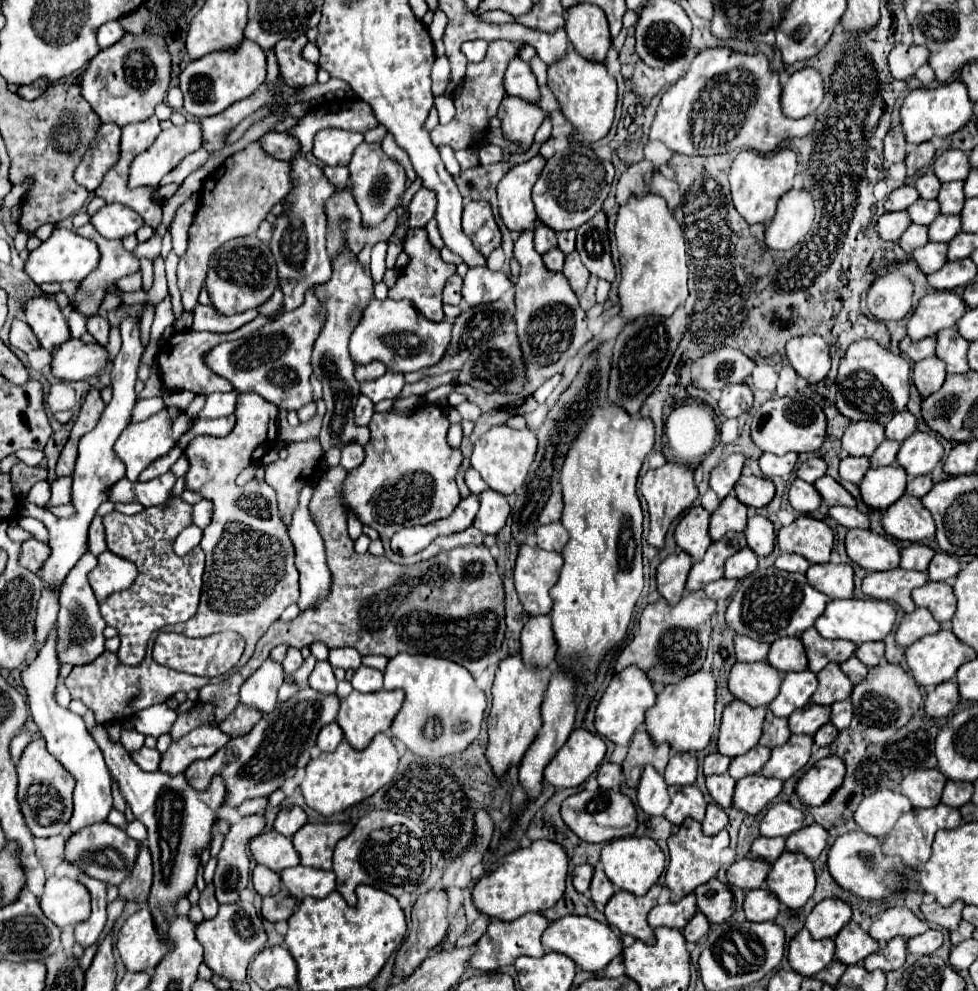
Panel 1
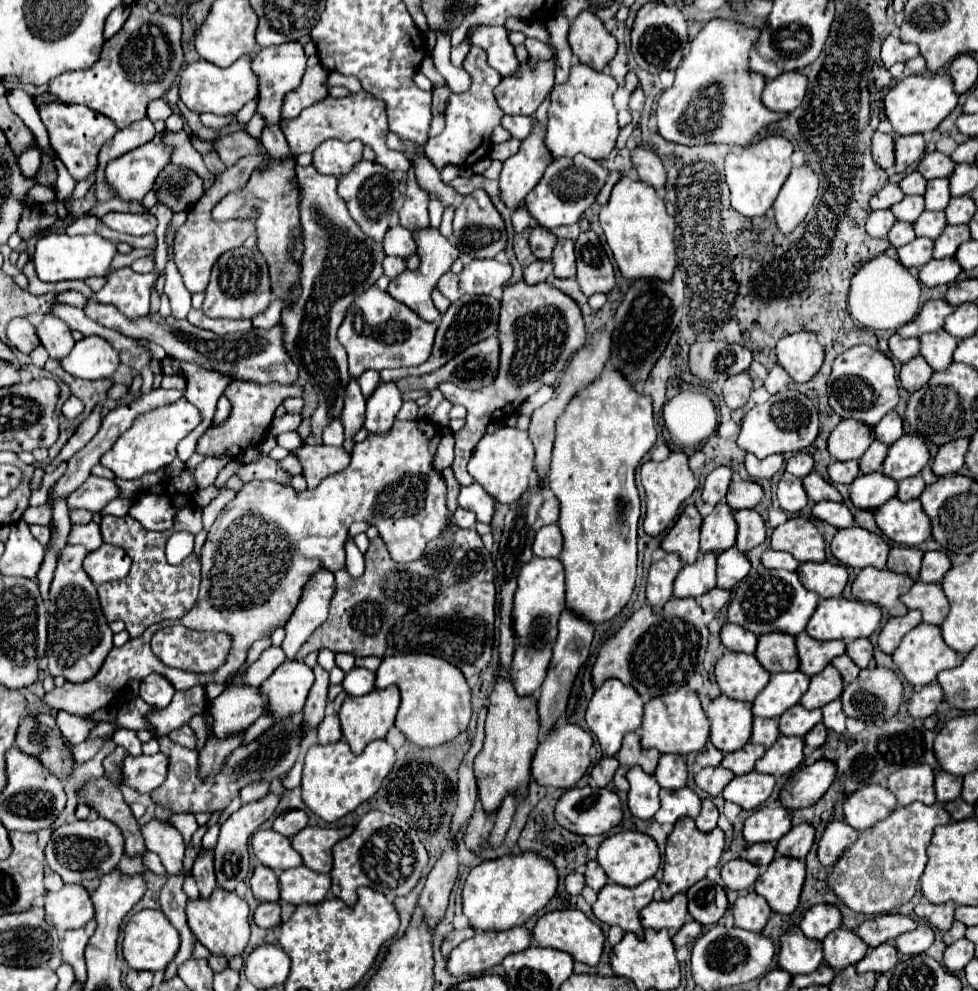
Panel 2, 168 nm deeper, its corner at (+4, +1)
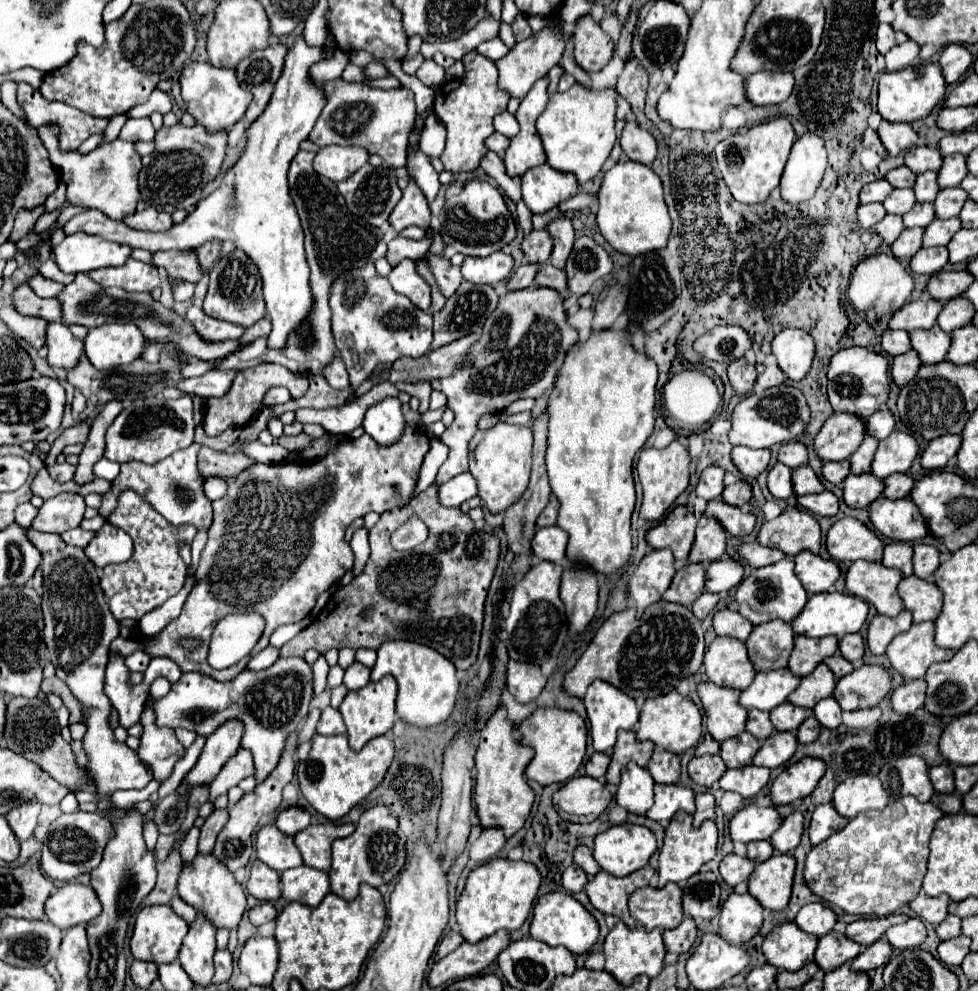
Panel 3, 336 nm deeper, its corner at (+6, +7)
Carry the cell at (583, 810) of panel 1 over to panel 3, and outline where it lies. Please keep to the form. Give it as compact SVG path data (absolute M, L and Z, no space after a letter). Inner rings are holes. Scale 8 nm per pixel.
M579 776L571 778L553 794L553 804L563 820L577 824L591 824L613 800L611 792L595 778ZM569 816L589 816L589 818L569 818Z

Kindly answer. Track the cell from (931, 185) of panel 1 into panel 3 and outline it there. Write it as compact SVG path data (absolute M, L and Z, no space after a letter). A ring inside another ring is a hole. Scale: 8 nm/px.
M899 166L891 172L885 174L885 178L895 186L895 188L913 188L917 174L913 174L907 166Z

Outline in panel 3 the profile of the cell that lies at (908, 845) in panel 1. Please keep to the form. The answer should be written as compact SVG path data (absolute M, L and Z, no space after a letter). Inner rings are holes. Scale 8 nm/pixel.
M903 796L899 800L889 800L885 810L879 812L861 812L855 820L829 836L823 844L813 846L805 864L805 880L809 888L821 896L831 906L837 906L849 914L857 916L887 916L893 910L909 904L921 888L927 856L929 856L929 838L935 822L943 812L933 802L919 802L913 796Z

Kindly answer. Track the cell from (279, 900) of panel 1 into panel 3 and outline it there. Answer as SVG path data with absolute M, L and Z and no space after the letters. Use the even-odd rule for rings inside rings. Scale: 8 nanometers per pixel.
M261 902L249 910L249 920L253 926L261 926L269 920L275 920L275 916L277 916L277 910L271 902Z

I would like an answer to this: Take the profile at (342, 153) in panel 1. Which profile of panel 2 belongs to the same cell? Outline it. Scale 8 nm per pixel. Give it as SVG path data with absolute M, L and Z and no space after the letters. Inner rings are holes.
M327 140L313 152L313 166L325 176L345 176L361 160L363 144L353 140L349 144L339 140Z

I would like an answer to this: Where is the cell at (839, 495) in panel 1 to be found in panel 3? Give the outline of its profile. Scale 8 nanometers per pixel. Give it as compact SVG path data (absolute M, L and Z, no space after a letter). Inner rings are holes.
M799 466L793 470L793 490L797 496L801 496L801 494L823 492L825 486L821 484L821 480L817 478L811 466ZM813 488L821 488L821 490L813 490Z

